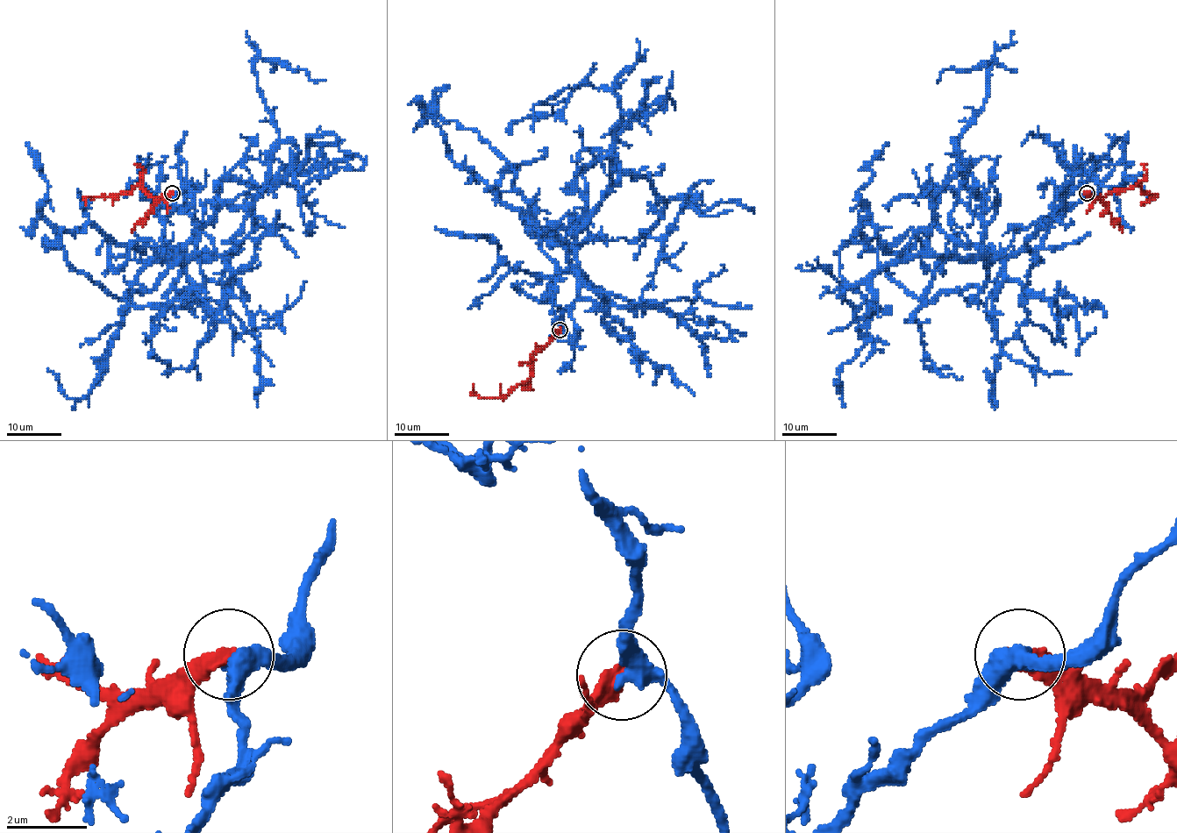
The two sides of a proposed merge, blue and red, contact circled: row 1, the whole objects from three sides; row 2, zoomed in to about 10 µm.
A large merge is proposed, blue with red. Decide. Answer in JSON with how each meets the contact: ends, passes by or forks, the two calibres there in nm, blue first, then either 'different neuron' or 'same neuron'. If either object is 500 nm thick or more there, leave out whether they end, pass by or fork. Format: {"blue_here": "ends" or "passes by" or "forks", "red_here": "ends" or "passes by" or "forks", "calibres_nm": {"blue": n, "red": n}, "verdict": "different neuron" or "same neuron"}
{"blue_here": "passes by", "red_here": "ends", "calibres_nm": {"blue": 440, "red": 320}, "verdict": "different neuron"}

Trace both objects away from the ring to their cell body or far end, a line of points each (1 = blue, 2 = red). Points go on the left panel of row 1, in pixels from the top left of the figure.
1: (174, 194), (165, 251), (228, 256), (278, 138), (256, 61), (282, 61), (324, 81)
2: (172, 194), (152, 197), (139, 184), (128, 192), (95, 196), (85, 200), (86, 204)

